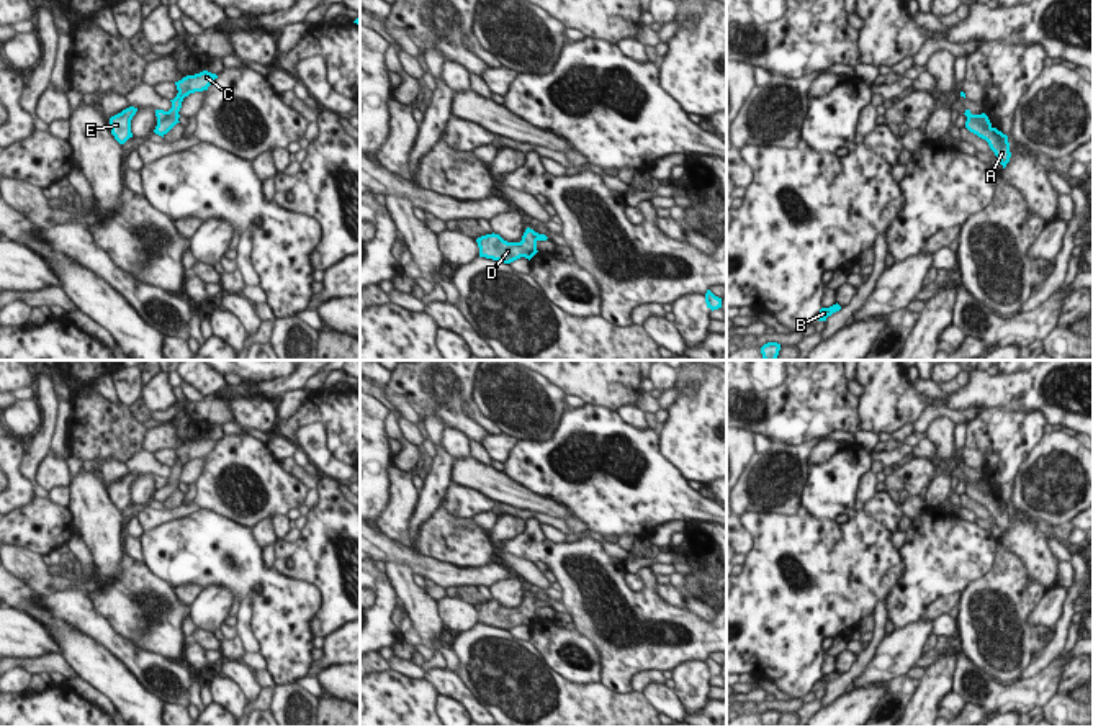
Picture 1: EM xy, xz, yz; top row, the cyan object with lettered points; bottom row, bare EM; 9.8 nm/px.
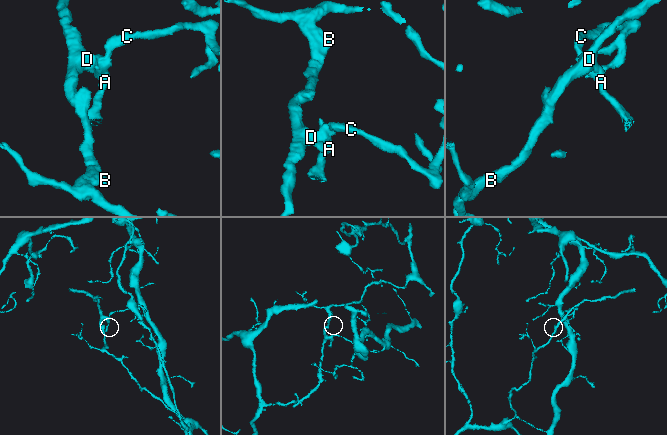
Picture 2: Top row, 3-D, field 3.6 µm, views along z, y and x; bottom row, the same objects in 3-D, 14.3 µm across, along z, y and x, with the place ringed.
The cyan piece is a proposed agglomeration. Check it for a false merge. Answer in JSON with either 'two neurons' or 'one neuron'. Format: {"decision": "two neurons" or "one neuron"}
{"decision": "two neurons"}

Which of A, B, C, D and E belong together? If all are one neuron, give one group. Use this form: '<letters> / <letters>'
A C / B D E

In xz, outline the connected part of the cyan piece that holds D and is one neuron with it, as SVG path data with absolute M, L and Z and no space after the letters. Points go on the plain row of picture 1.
M527 594L520 609L507 609L499 601L486 601L476 606L479 624L511 630L520 624L532 625L537 617L535 598Z

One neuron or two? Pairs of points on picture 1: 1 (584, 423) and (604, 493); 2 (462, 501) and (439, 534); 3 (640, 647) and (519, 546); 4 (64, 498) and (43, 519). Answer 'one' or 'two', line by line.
1: one
2: two
3: one
4: two

